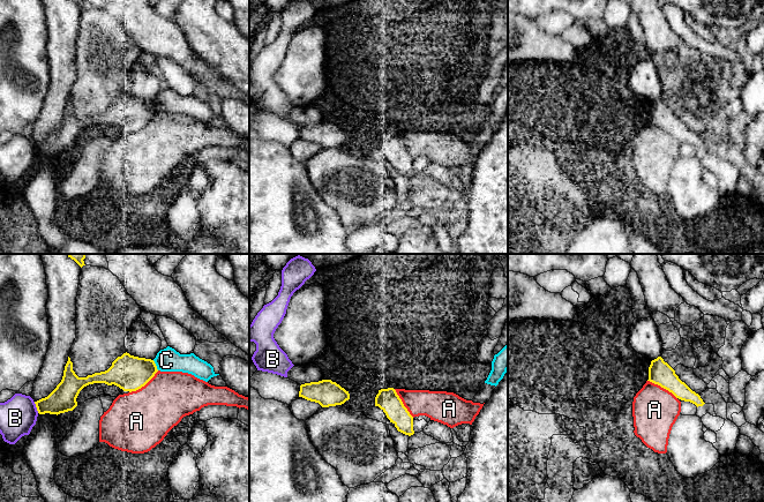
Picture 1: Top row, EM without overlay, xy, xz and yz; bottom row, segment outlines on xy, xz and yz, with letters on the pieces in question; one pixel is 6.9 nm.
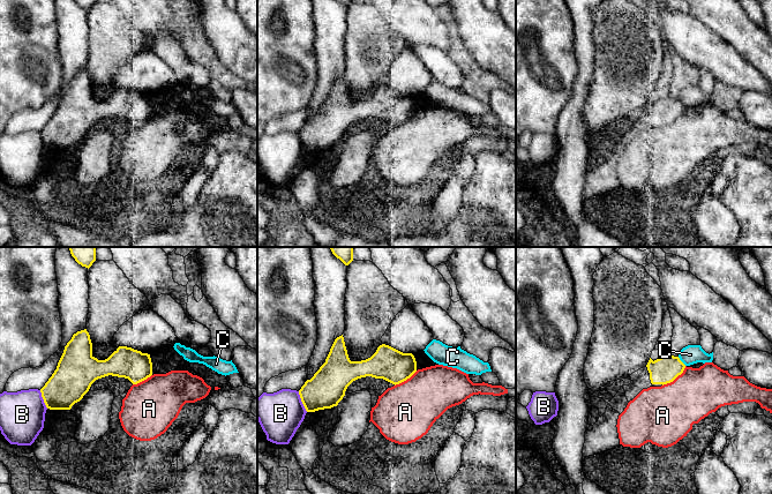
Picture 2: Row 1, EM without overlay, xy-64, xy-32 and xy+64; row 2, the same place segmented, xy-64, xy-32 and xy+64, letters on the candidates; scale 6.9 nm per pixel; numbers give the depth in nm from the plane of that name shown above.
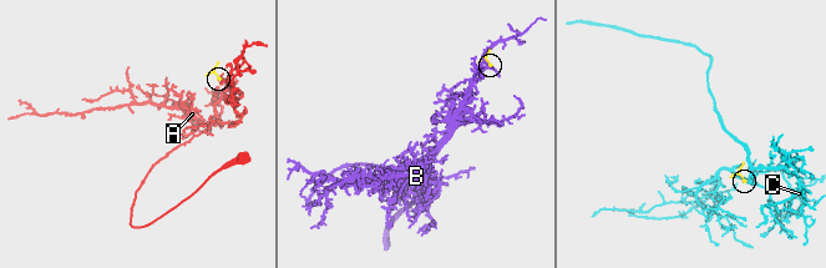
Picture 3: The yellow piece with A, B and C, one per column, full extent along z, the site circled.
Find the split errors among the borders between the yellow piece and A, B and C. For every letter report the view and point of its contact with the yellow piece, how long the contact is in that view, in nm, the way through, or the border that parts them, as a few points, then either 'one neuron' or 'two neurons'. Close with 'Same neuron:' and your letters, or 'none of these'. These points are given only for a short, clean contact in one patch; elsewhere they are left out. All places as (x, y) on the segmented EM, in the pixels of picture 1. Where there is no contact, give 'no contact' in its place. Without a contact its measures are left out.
A: meets yellow in xy at (143, 386); contact 260 nm long; border along xy (158, 371), (143, 386), (129, 392); two neurons
B: meets yellow in xy at (36, 406); contact 90 nm long; border along xy (34, 402), (38, 412); two neurons
C: meets yellow in xy at (155, 365); contact 80 nm long; border along xy (152, 360), (158, 369); two neurons
Same neuron: none of these

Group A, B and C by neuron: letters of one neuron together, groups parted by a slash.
A / B / C

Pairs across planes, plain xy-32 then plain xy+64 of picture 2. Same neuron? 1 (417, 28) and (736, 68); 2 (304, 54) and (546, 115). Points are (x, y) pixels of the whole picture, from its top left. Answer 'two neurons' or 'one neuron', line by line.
1: one neuron
2: one neuron

